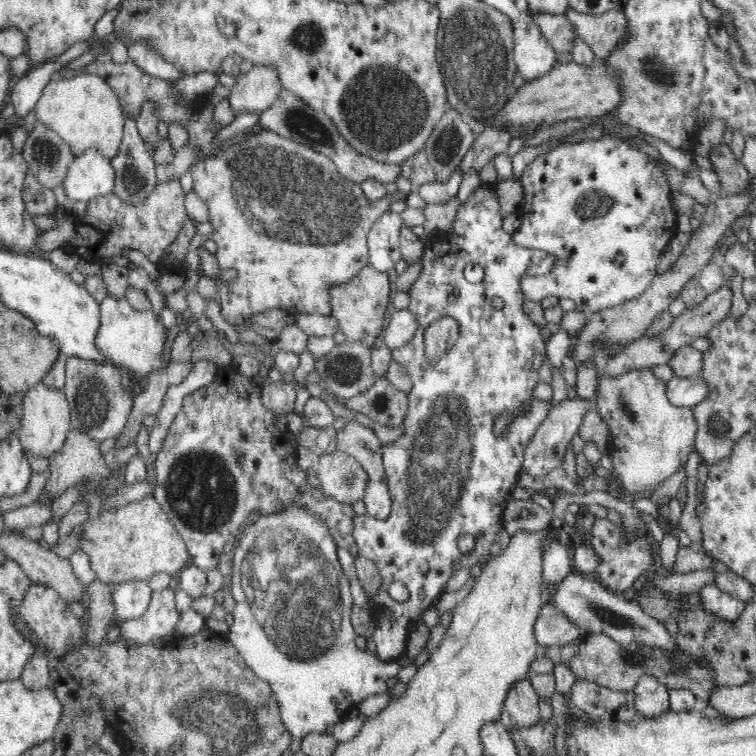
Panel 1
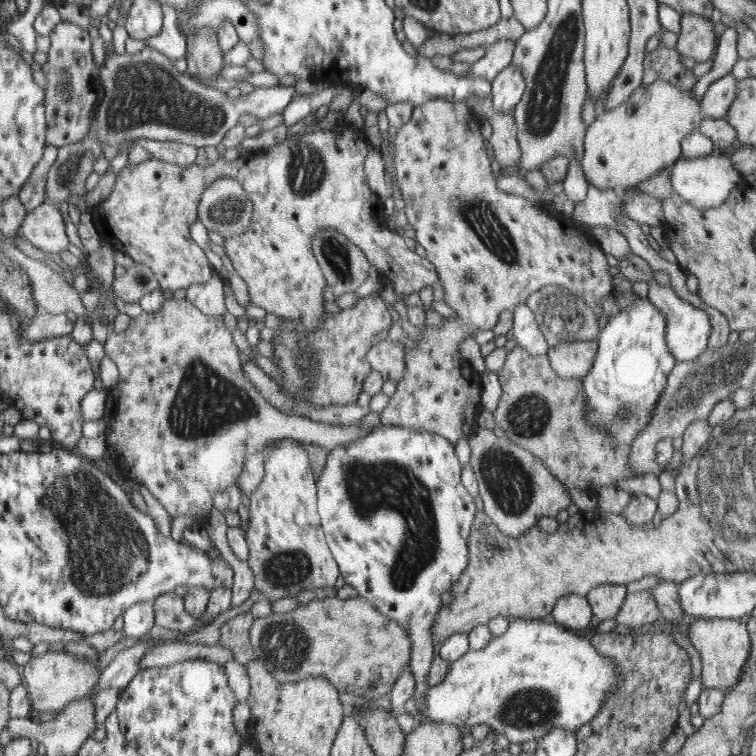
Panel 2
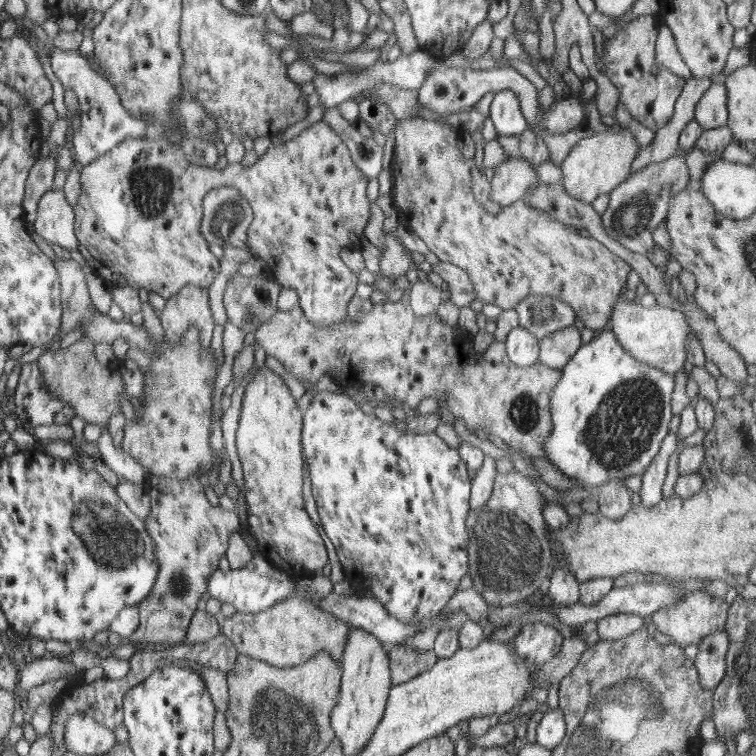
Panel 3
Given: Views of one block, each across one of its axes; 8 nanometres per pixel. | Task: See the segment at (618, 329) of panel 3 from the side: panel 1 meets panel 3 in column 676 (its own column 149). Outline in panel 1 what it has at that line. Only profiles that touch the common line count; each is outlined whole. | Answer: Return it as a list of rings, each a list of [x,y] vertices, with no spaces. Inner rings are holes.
[[[107,294],[106,298],[99,304],[100,307],[100,324],[98,332],[95,338],[96,348],[100,351],[102,356],[105,356],[107,360],[111,360],[115,366],[123,366],[127,370],[133,370],[140,375],[146,375],[153,370],[160,369],[164,370],[165,366],[170,362],[166,363],[162,359],[162,351],[164,348],[164,342],[166,342],[166,334],[168,329],[164,327],[162,322],[156,316],[155,311],[146,310],[138,311],[131,307],[131,304],[126,298],[114,298]]]

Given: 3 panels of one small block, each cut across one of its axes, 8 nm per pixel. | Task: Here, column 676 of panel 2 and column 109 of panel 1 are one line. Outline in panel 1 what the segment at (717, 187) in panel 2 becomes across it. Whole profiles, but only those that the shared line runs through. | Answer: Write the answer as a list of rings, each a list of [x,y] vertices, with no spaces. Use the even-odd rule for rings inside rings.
[[[88,149],[72,160],[61,184],[68,198],[86,202],[114,192],[114,182],[111,160],[100,151]]]

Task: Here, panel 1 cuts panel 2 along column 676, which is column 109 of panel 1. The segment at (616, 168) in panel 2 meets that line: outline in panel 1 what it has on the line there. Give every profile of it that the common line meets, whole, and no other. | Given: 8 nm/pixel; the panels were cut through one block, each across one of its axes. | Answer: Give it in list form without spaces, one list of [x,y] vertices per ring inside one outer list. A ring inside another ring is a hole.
[[[84,73],[70,78],[53,78],[42,89],[35,109],[36,122],[58,134],[61,140],[68,143],[74,156],[95,149],[112,160],[119,153],[126,116],[118,95],[102,77]]]

